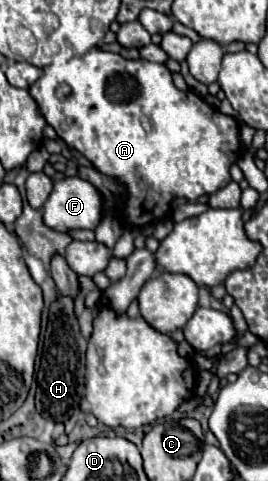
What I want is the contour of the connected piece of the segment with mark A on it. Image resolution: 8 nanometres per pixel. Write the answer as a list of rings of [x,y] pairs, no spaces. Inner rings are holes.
[[[92,48],[88,54],[66,64],[48,64],[30,92],[34,94],[34,100],[38,102],[46,122],[58,132],[60,140],[84,154],[98,172],[126,186],[130,194],[122,208],[126,226],[142,228],[156,224],[168,216],[174,198],[196,202],[202,196],[210,196],[218,188],[224,188],[228,182],[232,182],[230,166],[242,152],[240,122],[234,116],[214,110],[192,90],[178,90],[172,84],[170,70],[164,64],[124,60],[120,54]],[[64,82],[72,88],[72,92],[68,98],[58,100],[54,98],[54,90]]]

